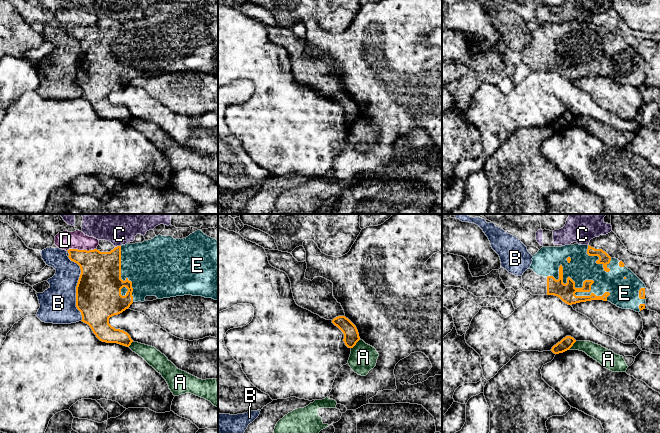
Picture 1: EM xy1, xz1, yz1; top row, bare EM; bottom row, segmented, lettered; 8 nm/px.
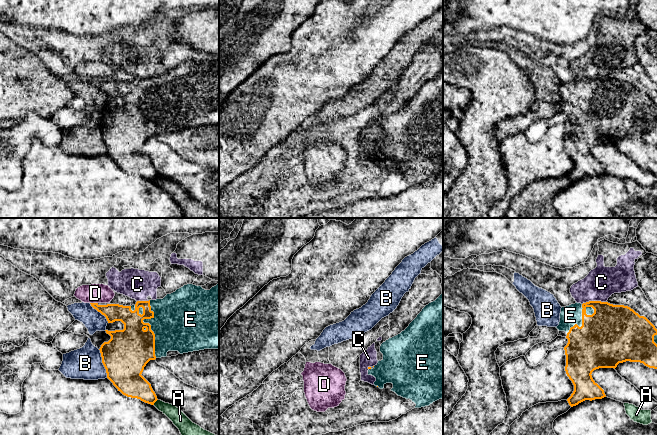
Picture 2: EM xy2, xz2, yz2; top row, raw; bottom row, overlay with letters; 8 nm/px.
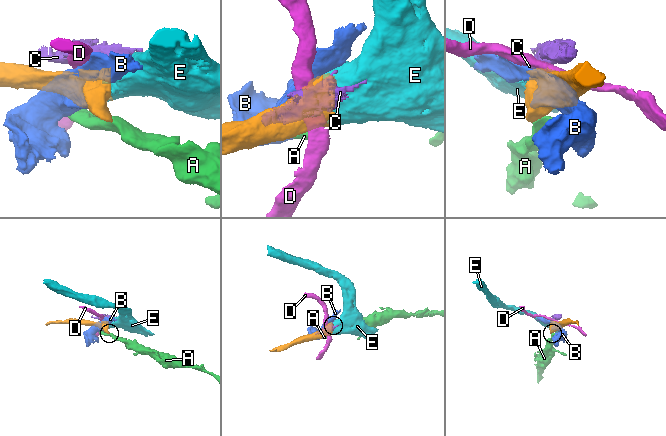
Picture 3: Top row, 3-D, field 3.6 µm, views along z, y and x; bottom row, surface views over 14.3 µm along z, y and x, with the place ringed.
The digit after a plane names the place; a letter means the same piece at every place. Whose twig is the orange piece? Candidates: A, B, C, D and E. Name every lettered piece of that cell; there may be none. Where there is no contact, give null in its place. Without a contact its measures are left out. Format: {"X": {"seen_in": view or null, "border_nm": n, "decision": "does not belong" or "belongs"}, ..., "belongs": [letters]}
{"A": {"seen_in": "xz1", "border_nm": 110, "decision": "does not belong"}, "B": {"seen_in": "xy1", "border_nm": 550, "decision": "does not belong"}, "C": {"seen_in": "yz2", "border_nm": 190, "decision": "does not belong"}, "D": {"seen_in": "xy1", "border_nm": 240, "decision": "does not belong"}, "E": {"seen_in": "yz1", "border_nm": 550, "decision": "belongs"}, "belongs": ["E"]}

